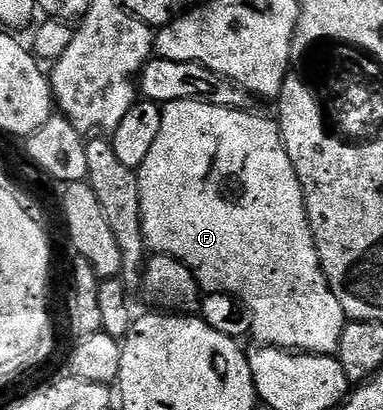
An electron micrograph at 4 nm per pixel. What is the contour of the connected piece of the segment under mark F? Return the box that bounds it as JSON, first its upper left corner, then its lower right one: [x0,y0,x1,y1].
[137,101,349,354]

